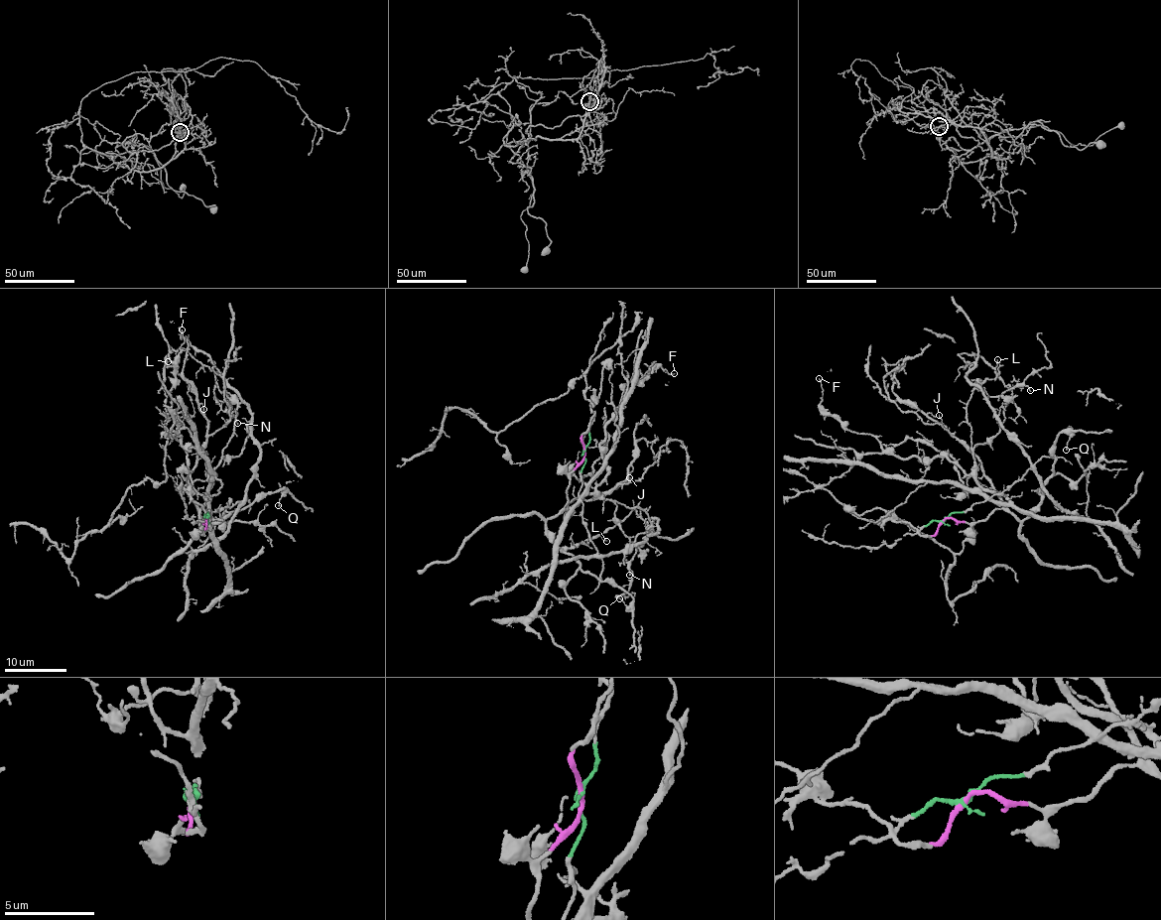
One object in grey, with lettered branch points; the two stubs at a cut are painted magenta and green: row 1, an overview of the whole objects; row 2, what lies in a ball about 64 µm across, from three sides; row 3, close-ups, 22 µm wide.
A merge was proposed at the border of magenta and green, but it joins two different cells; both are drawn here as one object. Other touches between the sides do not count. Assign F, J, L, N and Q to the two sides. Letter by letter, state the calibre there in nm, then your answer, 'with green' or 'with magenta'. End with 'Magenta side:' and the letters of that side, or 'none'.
F: 120 nm | with magenta
J: 100 nm | with green
L: 120 nm | with green
N: 110 nm | with green
Q: 110 nm | with magenta
Magenta side: F, Q

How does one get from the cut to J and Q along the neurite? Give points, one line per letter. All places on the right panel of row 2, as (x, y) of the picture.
J: (944, 520), (977, 503), (993, 499), (1009, 502), (994, 488), (979, 458), (942, 424), (939, 414)
Q: (944, 520), (980, 522), (998, 509), (1021, 519), (1034, 512), (1053, 470), (1059, 433), (1069, 436), (1067, 450)

